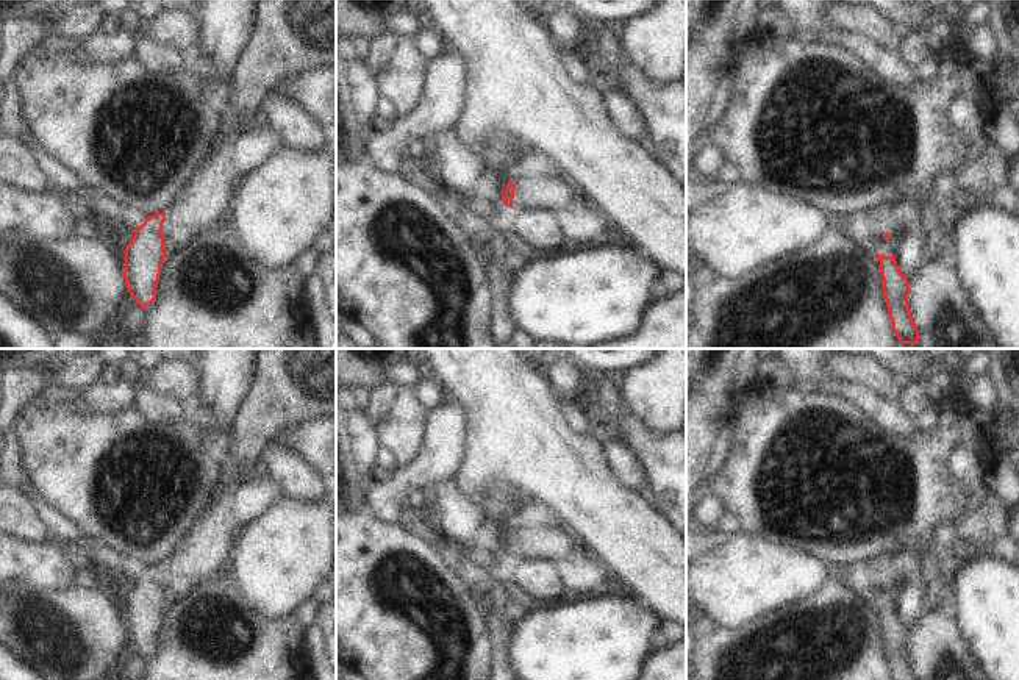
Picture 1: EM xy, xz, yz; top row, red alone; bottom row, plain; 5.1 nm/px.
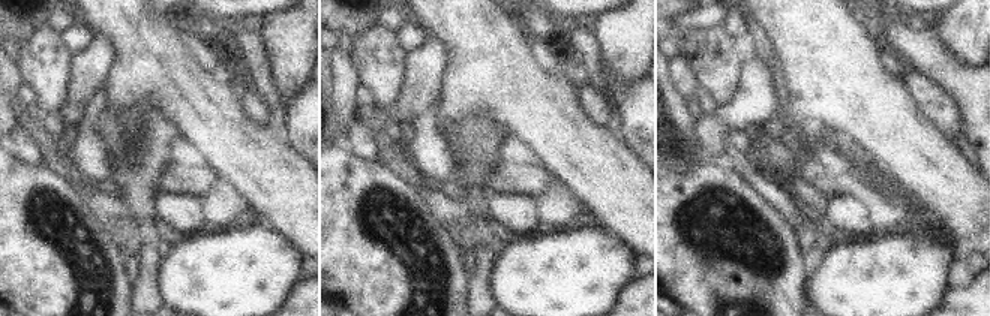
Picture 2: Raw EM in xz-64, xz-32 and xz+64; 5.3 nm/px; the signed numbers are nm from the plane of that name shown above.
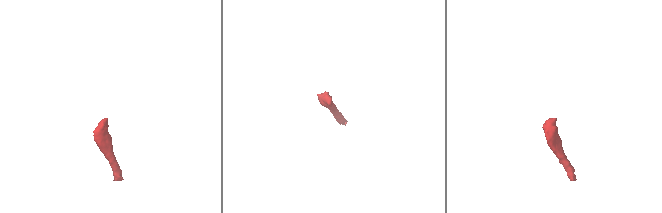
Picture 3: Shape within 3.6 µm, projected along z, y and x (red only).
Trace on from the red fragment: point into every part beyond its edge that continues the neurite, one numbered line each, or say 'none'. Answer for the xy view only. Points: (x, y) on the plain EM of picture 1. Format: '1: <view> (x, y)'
1: xy (203, 549)

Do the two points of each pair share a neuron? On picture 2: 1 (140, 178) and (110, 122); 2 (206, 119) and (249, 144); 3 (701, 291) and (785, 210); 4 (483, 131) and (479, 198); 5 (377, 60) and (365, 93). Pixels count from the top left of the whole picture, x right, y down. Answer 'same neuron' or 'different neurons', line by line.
1: same neuron
2: same neuron
3: different neurons
4: same neuron
5: different neurons

